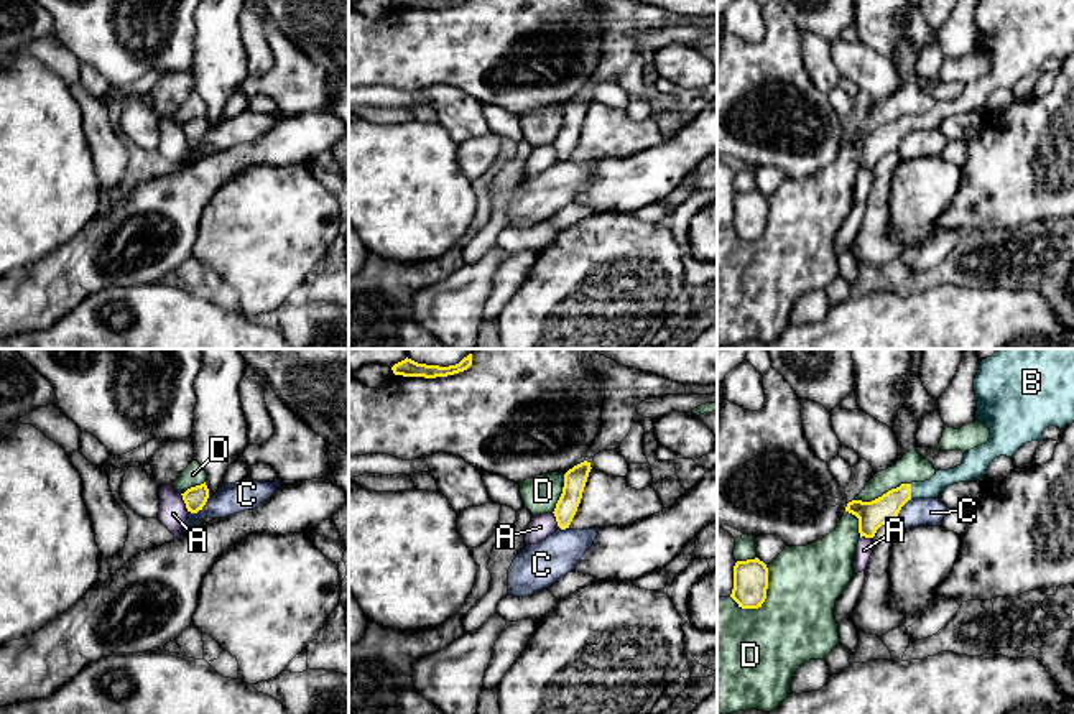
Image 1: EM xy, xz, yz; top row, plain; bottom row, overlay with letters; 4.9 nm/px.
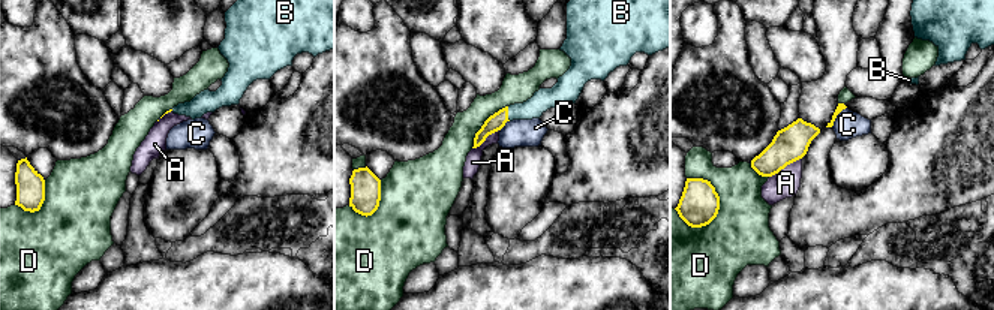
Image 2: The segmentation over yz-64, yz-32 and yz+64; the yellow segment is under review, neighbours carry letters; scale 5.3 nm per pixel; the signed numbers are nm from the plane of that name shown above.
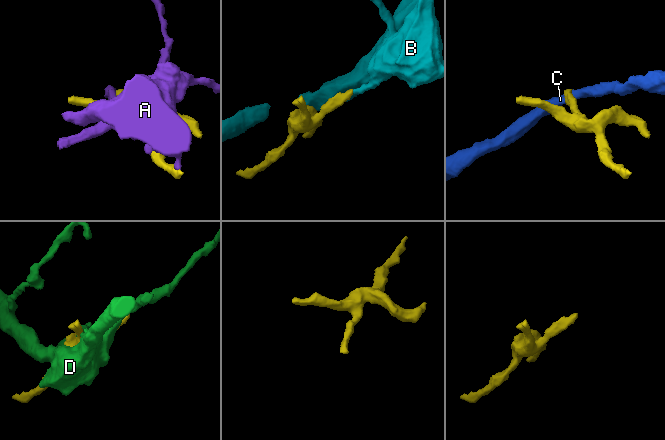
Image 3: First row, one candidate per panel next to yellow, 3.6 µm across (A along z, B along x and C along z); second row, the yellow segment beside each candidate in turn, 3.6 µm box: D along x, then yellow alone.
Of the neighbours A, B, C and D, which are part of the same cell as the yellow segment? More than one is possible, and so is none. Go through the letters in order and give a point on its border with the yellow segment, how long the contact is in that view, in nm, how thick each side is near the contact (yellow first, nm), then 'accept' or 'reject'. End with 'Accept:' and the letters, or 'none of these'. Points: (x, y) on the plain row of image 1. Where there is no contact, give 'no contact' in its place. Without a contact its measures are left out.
A: xy (185, 134) | 100 nm | 110/140 nm | reject
B: yz (910, 124) | 80 nm | 140/90 nm | accept
C: xy (201, 139) | 140 nm | 110/150 nm | reject
D: yz (765, 227) | 260 nm | 180/380 nm | reject
Accept: B

